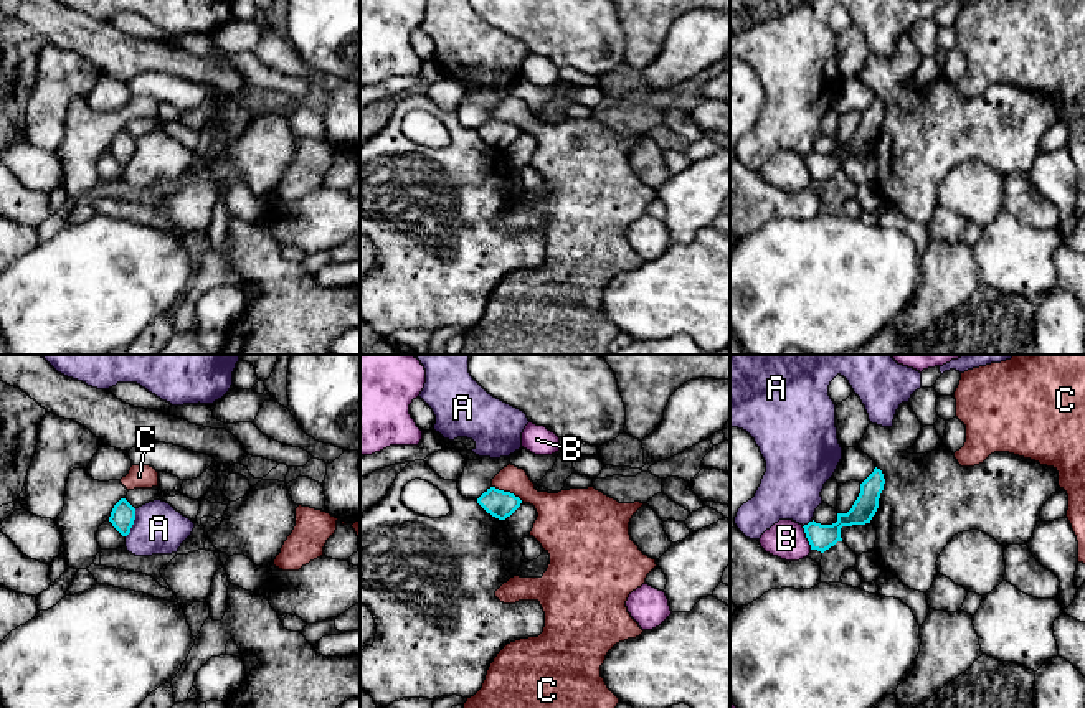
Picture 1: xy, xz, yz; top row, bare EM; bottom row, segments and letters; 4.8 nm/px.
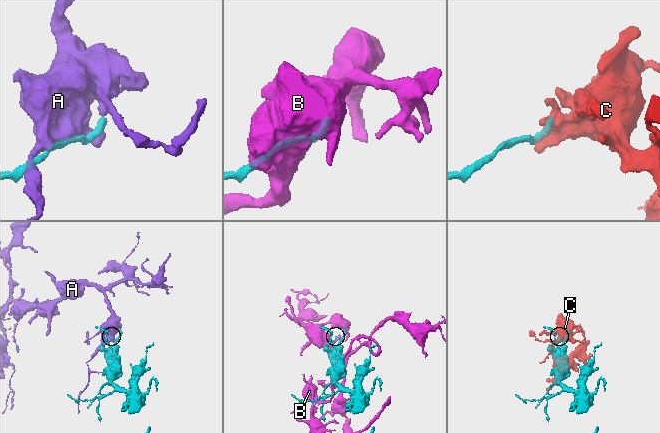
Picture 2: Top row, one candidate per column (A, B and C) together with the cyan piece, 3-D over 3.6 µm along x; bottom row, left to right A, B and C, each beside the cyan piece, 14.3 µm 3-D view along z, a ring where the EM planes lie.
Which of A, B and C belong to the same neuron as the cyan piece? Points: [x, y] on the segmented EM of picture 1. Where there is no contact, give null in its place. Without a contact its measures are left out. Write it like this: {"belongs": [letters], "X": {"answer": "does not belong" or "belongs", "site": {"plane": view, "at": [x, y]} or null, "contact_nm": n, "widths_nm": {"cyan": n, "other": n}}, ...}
{"belongs": [], "A": {"answer": "does not belong", "site": {"plane": "xy", "at": [132, 523]}, "contact_nm": 150, "widths_nm": {"cyan": 120, "other": 240}}, "B": {"answer": "does not belong", "site": {"plane": "yz", "at": [806, 537]}, "contact_nm": 120, "widths_nm": {"cyan": 130, "other": 190}}, "C": {"answer": "does not belong", "site": {"plane": "xz", "at": [507, 492]}, "contact_nm": 170, "widths_nm": {"cyan": 140, "other": 180}}}

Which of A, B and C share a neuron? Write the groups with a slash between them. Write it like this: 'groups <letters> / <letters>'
groups A / B / C

